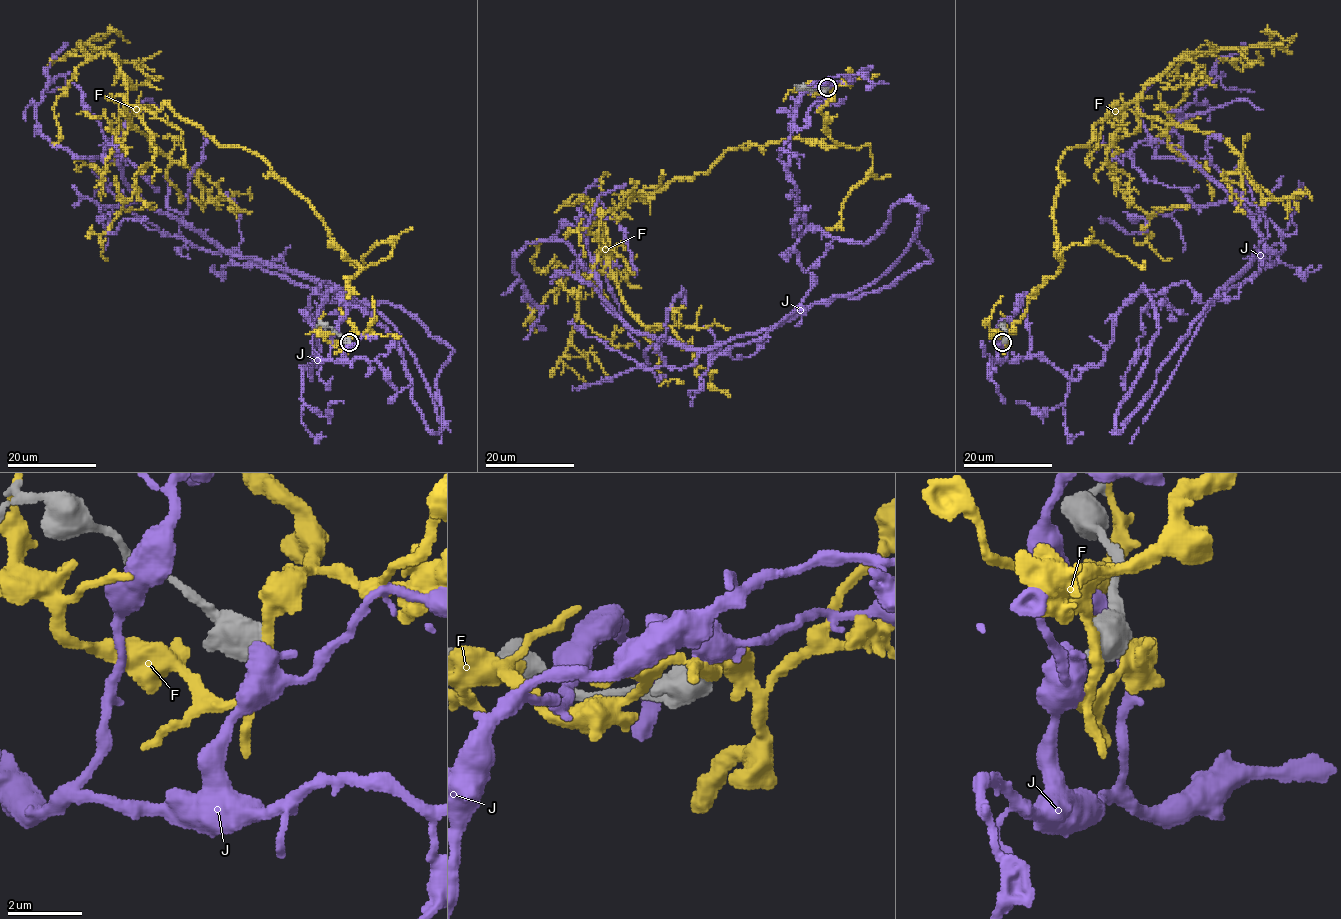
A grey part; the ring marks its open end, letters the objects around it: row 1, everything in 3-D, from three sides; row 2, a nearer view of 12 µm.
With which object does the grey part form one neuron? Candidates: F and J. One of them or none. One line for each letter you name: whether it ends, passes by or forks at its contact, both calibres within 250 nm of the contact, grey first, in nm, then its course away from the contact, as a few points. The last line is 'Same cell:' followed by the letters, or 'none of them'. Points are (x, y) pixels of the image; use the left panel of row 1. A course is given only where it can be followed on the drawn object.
Same cell: none of them

